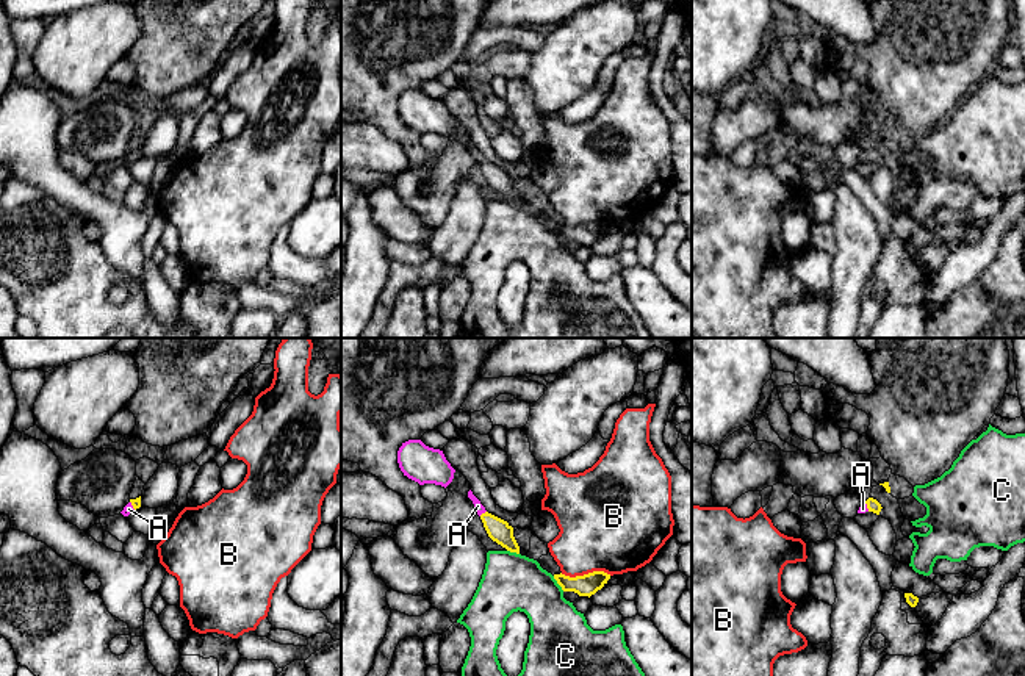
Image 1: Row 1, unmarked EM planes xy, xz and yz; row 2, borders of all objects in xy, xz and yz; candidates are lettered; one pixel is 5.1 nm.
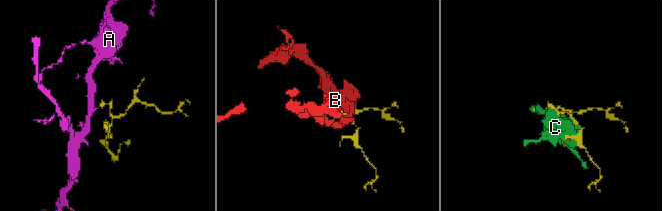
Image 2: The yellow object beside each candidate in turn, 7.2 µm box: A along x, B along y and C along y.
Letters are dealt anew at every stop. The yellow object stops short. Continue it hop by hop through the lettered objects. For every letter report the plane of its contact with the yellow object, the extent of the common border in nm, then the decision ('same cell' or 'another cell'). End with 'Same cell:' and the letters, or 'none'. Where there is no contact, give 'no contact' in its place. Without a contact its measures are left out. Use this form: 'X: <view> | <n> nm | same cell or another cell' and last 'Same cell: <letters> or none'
A: xz | 50 nm | same cell
B: xz | 260 nm | another cell
C: xz | 100 nm | another cell
Same cell: A

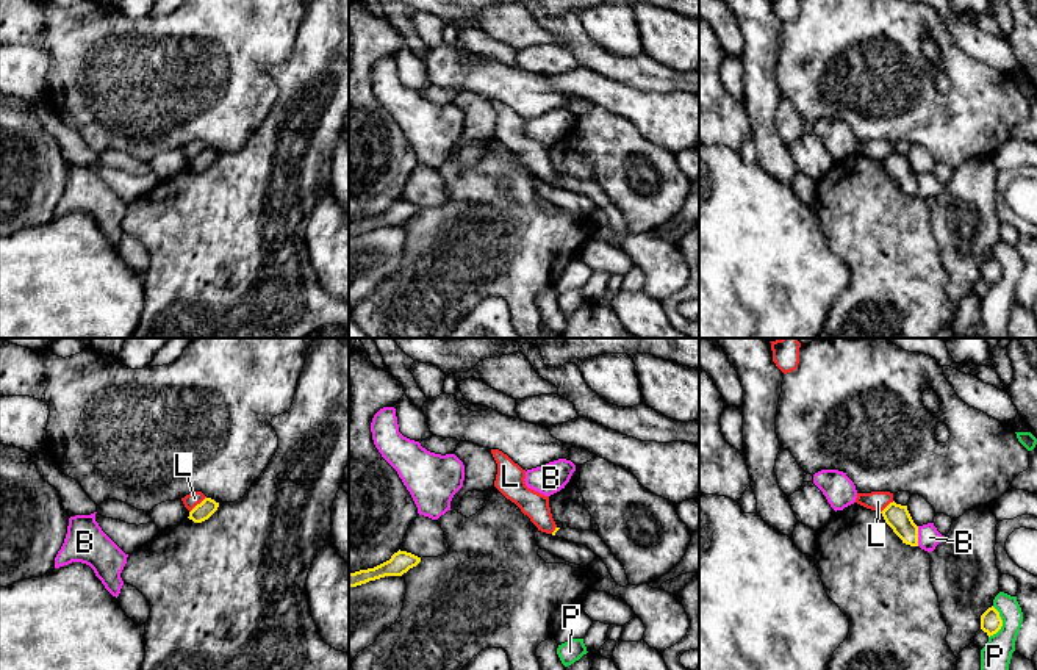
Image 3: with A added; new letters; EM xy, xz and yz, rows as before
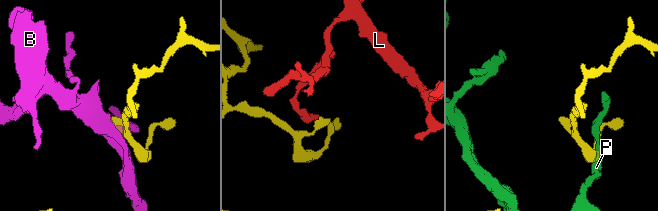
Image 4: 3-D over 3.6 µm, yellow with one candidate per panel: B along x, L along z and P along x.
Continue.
B: yz | 100 nm | another cell
L: xy | 120 nm | another cell
P: yz | 170 nm | another cell
Same cell: none

